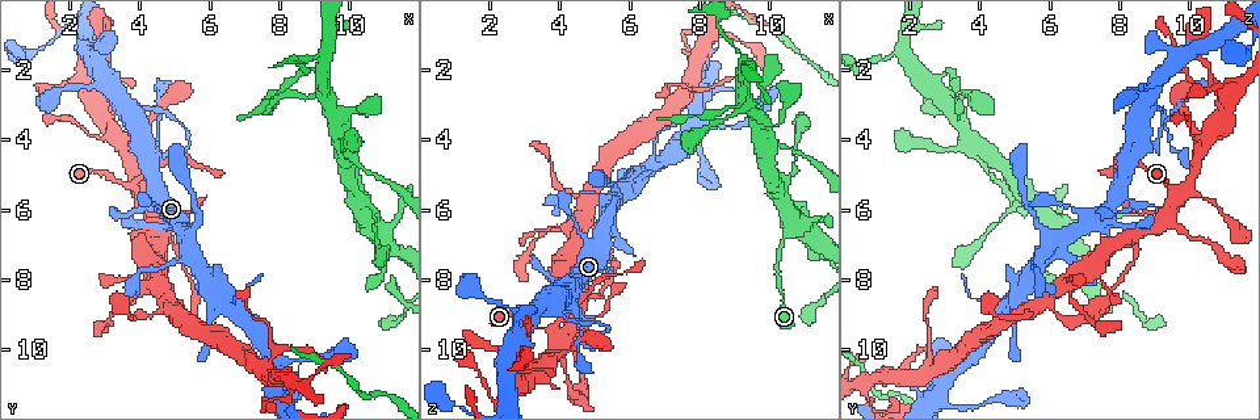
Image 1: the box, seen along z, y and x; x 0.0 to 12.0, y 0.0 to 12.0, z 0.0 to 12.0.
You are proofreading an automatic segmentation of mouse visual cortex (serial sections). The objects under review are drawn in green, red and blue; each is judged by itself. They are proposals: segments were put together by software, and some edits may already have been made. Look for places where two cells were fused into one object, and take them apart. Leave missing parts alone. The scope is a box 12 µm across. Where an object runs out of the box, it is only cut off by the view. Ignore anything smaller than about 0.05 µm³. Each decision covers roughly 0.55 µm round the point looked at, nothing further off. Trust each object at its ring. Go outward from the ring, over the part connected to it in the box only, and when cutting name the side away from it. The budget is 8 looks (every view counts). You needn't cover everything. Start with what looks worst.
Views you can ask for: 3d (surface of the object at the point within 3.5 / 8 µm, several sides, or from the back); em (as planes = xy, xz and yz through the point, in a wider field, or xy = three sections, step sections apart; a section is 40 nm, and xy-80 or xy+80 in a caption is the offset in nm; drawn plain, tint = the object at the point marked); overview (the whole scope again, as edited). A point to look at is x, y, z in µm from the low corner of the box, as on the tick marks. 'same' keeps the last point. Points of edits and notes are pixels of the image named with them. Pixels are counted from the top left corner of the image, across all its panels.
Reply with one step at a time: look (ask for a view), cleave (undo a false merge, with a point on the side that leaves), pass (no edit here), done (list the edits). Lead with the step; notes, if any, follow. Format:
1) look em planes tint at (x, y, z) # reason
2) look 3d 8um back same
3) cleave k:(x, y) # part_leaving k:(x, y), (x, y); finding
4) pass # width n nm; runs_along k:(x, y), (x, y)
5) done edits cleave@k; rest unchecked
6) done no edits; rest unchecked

look 3d 3.5um at (3.7, 5.3, 9.5) # looks like a crossing

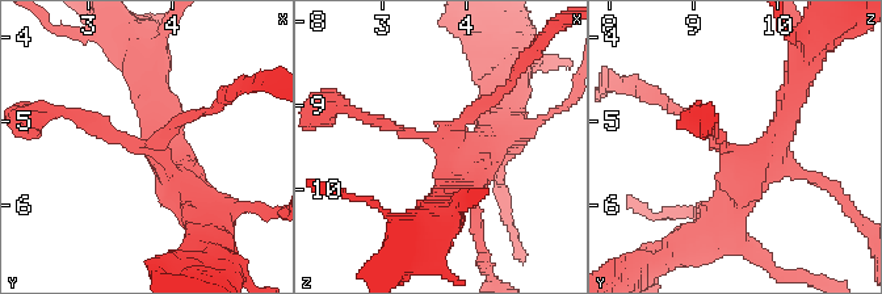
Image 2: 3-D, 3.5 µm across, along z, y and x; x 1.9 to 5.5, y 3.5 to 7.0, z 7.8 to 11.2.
look em xy step 5 tint at (3.80, 5.30, 9.55)

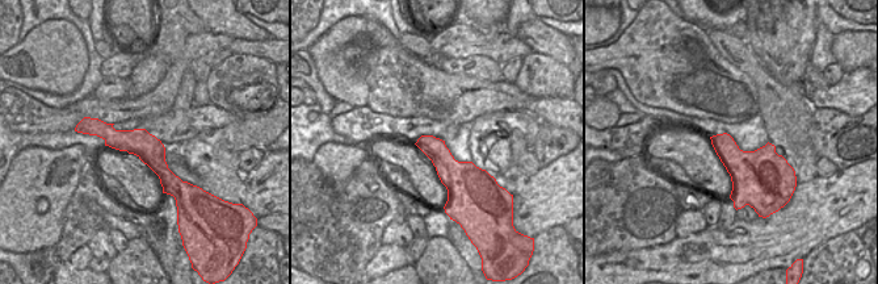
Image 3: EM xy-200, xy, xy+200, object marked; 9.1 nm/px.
pass # width 200 nm; runs_along 2:(84, 118), (148, 147), (205, 215); continuous, no second cell

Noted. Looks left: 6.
look 3d 3.5um at (8.8, 2.0, 3.1) # sudden change in width

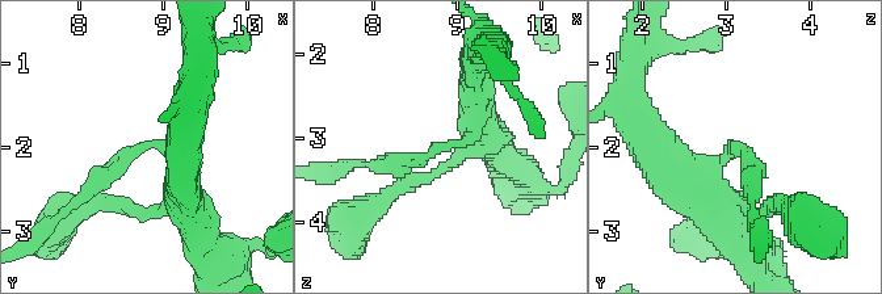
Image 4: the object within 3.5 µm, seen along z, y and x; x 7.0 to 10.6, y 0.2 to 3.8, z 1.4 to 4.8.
look em xy step 3 tint at (8.85, 1.95, 3.10) # arm_widths 250, 450 nm

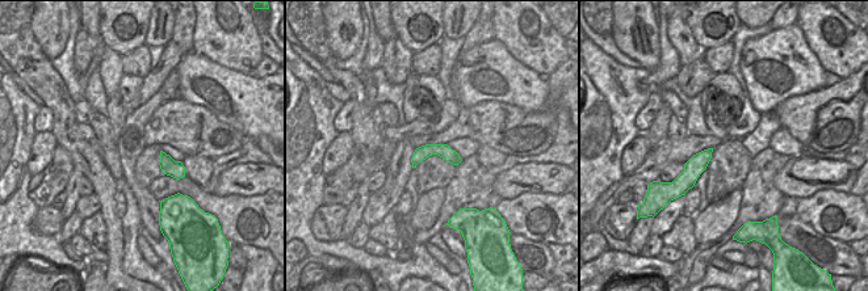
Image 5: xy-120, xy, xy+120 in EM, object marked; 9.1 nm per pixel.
look em xy step 2 tint same # another direction

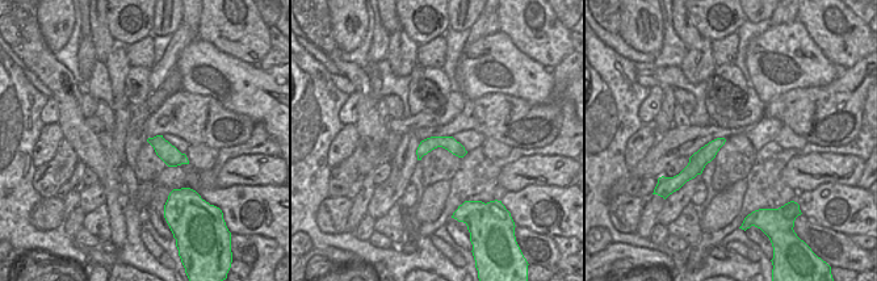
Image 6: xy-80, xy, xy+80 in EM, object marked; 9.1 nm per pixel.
pass # runs_along 6:(721, 141), (687, 172); all the same cell

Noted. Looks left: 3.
look 3d 3.5um at (7.6, 10.6, 2.7)

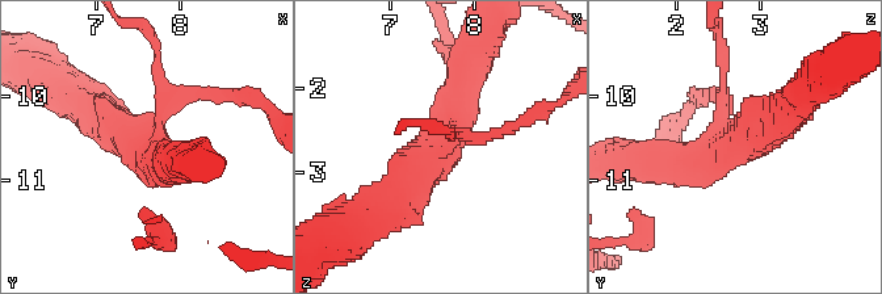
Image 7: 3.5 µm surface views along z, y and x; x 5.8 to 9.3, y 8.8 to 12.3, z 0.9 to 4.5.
look em xy step 3 tint at (7.60, 10.60, 2.65)

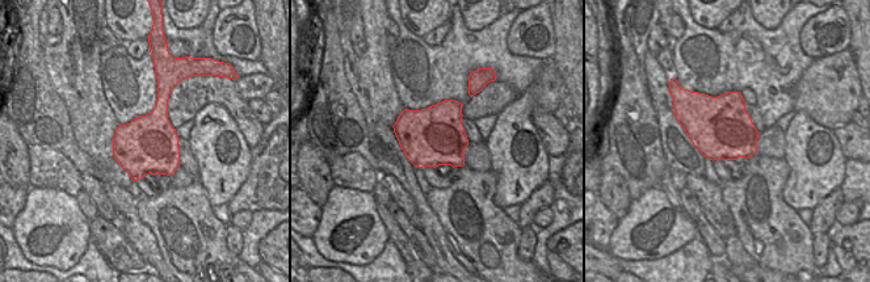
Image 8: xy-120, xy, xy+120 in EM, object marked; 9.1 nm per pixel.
look em planes tint same

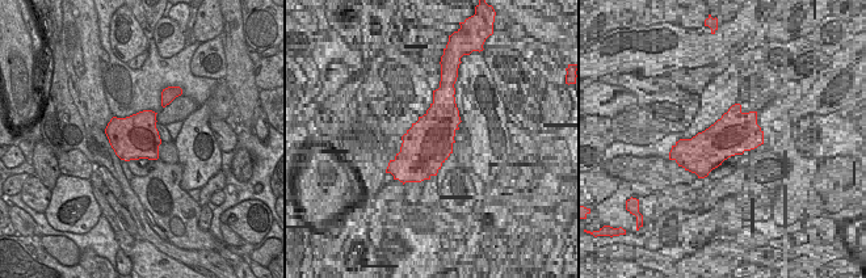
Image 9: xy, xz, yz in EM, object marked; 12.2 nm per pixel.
pass # runs_along 7:(389, 200), (441, 150), (465, 70); continuous, no second cell

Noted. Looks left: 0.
done no edits; rest unchecked

